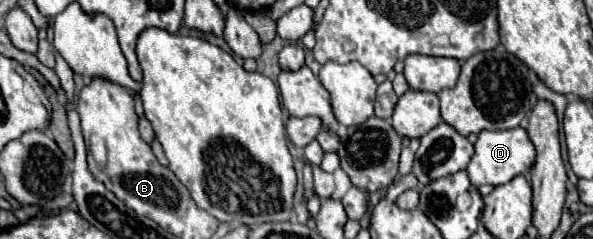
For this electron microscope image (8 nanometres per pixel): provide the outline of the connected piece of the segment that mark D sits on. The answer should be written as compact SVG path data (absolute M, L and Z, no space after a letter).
M517 126L511 130L483 130L475 142L475 154L467 166L467 174L473 186L481 184L501 186L513 180L515 176L531 170L533 162L535 162L535 146L531 144L531 138L525 128Z

